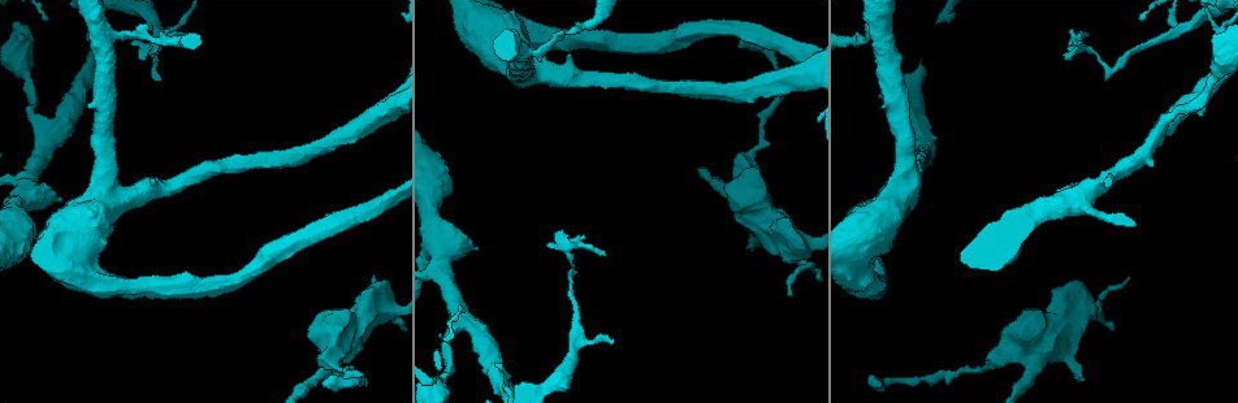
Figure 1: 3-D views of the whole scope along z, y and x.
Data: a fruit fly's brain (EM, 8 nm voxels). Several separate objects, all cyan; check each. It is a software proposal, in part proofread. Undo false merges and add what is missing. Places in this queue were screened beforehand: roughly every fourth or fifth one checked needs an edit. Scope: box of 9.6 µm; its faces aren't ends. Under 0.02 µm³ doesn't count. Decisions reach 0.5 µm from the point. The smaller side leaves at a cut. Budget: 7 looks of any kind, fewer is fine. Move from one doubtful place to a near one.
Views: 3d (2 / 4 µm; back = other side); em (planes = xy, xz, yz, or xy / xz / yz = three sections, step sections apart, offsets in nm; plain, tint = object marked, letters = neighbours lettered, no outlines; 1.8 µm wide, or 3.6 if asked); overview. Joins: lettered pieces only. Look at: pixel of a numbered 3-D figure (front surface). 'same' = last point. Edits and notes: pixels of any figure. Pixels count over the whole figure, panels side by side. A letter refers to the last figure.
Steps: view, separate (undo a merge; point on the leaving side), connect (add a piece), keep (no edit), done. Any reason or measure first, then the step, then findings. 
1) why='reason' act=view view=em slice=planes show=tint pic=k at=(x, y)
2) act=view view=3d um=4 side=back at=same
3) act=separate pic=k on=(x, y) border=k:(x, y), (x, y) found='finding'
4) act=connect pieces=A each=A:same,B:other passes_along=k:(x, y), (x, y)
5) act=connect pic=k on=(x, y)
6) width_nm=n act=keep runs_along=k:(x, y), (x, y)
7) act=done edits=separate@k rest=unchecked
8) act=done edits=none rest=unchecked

why='sudden change in width' act=view view=em slice=planes show=tint pic=1 at=(761, 141)

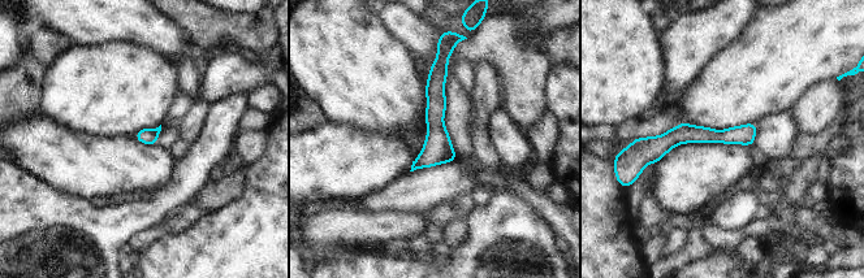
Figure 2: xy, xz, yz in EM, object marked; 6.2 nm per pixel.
why='what lies round it' act=view view=em slice=planes show=letters at=same

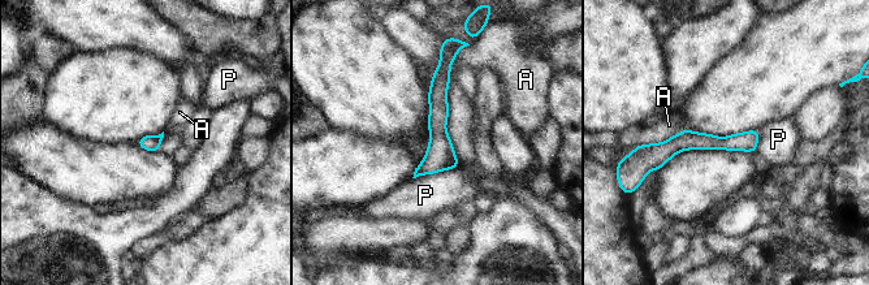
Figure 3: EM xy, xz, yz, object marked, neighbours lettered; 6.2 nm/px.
act=keep each=A:other,P:other runs_along=3:(444, 65), (437, 152), (418, 172) found='one cell here'

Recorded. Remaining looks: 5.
why='end of a long branch' act=view view=em slice=xz step=8 show=letters pic=1 at=(740, 48)

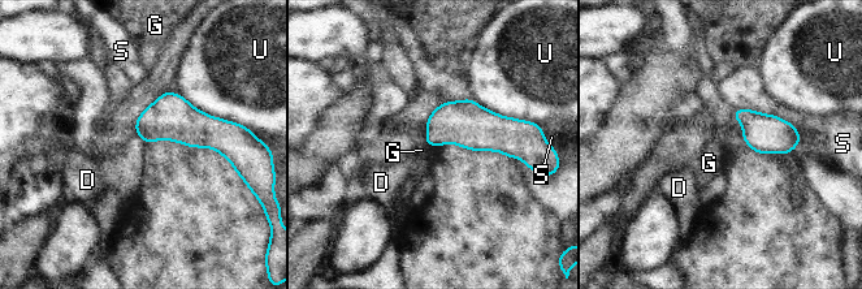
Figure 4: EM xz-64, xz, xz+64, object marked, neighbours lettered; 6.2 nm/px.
longest_contact=S:460nm act=keep each=D:other,G:other,S:other,U:other border=4:(135, 132), (146, 142) found='none of them fits'

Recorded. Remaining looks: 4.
why='stops while still wide' act=view view=em um=3.6 slice=planes show=plain pic=1 at=(1053, 289)

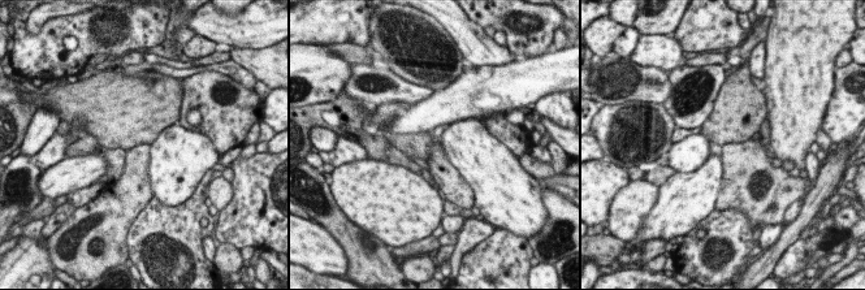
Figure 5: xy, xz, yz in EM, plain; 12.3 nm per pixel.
why='what lies round it' act=view view=em um=3.6 slice=planes show=letters at=same

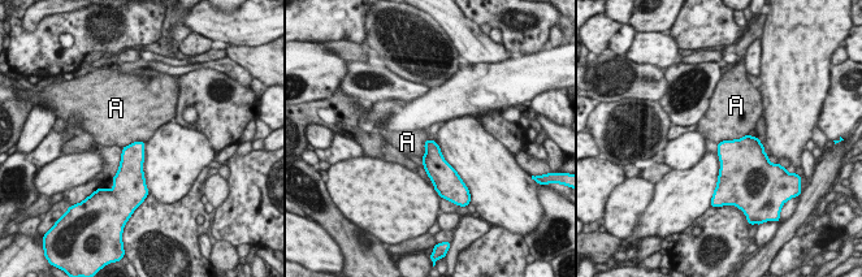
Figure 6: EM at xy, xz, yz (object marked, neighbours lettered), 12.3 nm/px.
longest_contact=A:380nm act=keep each=A:other border=6:(746, 134), (718, 143) found='none of them fits'

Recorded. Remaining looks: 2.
act=done edits=none rest=unchecked

